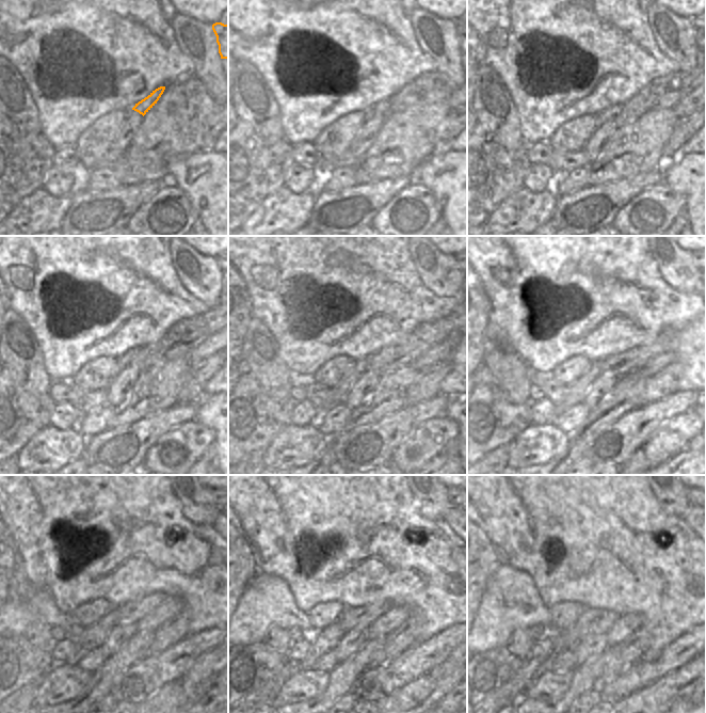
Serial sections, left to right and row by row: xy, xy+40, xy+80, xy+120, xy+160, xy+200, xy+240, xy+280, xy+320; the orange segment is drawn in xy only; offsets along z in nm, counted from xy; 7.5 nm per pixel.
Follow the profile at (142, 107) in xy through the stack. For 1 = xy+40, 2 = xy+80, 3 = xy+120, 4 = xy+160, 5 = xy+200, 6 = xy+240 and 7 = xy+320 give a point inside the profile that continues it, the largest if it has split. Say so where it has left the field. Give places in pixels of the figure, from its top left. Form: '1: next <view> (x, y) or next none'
1: next xy+40 (381, 109)
2: next xy+80 (611, 113)
3: next xy+120 (127, 358)
4: next xy+160 (341, 390)
5: next xy+200 (575, 393)
6: next xy+240 (93, 636)
7: next xy+320 (558, 647)

